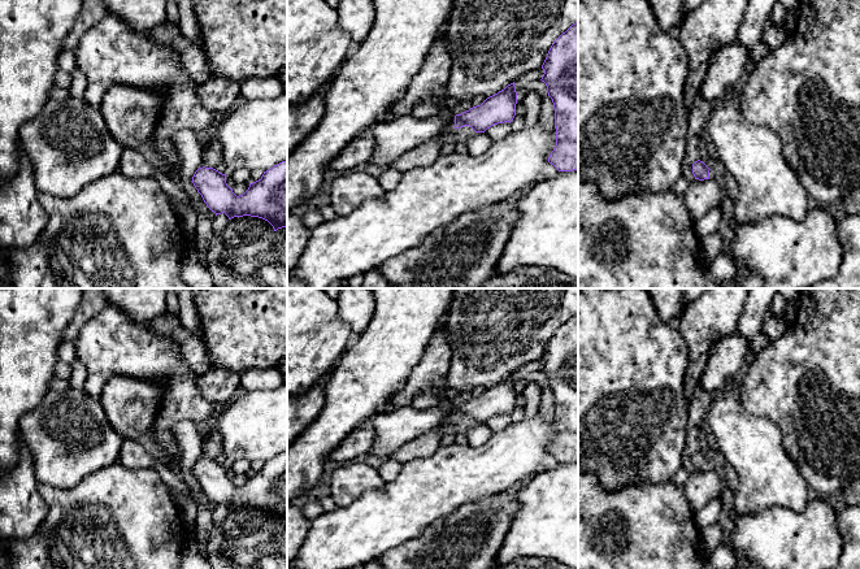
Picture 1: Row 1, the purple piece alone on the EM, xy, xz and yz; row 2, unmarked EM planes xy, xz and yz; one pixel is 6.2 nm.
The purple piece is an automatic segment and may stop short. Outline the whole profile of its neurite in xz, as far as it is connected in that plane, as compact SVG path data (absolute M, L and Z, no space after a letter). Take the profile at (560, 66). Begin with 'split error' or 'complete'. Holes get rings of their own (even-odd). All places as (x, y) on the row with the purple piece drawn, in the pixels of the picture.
complete; M578 22L553 42L542 69L544 74L540 81L552 99L556 126L556 145L548 162L559 171L573 171L578 169Z

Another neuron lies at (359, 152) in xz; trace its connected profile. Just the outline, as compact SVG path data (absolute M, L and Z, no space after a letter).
M370 131L356 136L329 164L329 170L356 170L370 162L375 151L375 140Z

